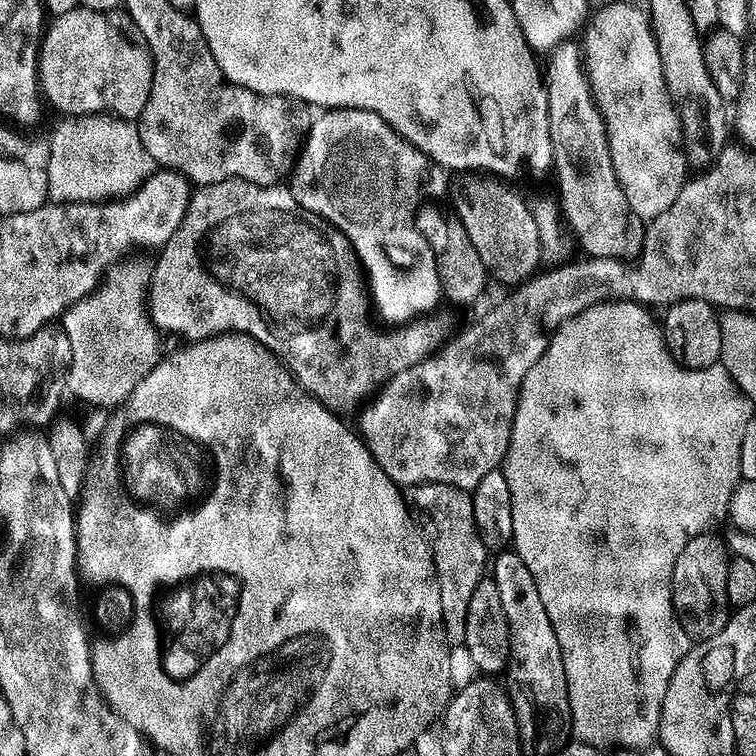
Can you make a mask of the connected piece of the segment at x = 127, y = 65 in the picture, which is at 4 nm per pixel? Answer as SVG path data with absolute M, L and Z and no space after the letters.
M78 7L70 14L55 17L47 25L40 41L40 63L38 65L40 90L45 101L48 100L64 118L111 114L113 117L135 121L150 98L152 81L152 55L146 46L146 38L134 26L134 22L123 11L95 12Z

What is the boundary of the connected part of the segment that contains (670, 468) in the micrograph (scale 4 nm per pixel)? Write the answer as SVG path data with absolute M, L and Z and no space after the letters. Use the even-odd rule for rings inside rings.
M613 300L579 312L575 318L565 322L568 328L563 328L564 332L556 329L551 333L548 349L538 362L534 362L534 366L530 366L530 374L526 374L520 387L514 426L510 430L510 446L502 465L504 477L510 485L514 514L510 544L518 558L526 562L526 570L530 570L534 578L534 586L538 586L542 606L546 606L550 626L554 626L554 635L558 637L558 650L562 650L571 735L581 744L592 744L605 750L639 750L649 747L657 739L670 680L690 647L690 637L686 630L682 630L672 605L674 562L678 562L678 554L682 554L682 546L686 546L690 538L715 529L720 515L723 517L727 513L728 503L741 481L738 454L742 450L742 430L746 430L746 422L754 416L753 402L741 392L721 363L711 364L709 368L682 367L666 346L661 321L657 317L655 320L648 312L651 311L639 302ZM616 344L624 344L624 352L632 352L632 376L592 376L592 372L580 372L584 364L568 364L568 360L576 356L576 360L588 360L588 368L596 364L596 372L600 372L600 368L604 368L604 356L600 356L600 352L604 352L604 348L612 348L612 352L616 352Z

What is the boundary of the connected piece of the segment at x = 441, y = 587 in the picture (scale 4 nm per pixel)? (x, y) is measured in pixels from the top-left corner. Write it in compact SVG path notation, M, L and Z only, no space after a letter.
M416 484L413 488L404 488L403 493L404 500L418 517L418 527L432 552L438 591L442 593L444 633L449 645L463 645L470 597L478 590L478 582L485 579L490 564L490 549L482 542L474 522L472 497L461 488L445 484Z

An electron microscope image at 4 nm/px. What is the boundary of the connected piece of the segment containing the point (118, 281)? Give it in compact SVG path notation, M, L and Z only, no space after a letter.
M113 271L95 292L68 308L62 317L72 351L67 391L84 404L107 410L123 405L134 386L152 372L162 356L157 329L150 323L144 307L145 277L120 271Z

